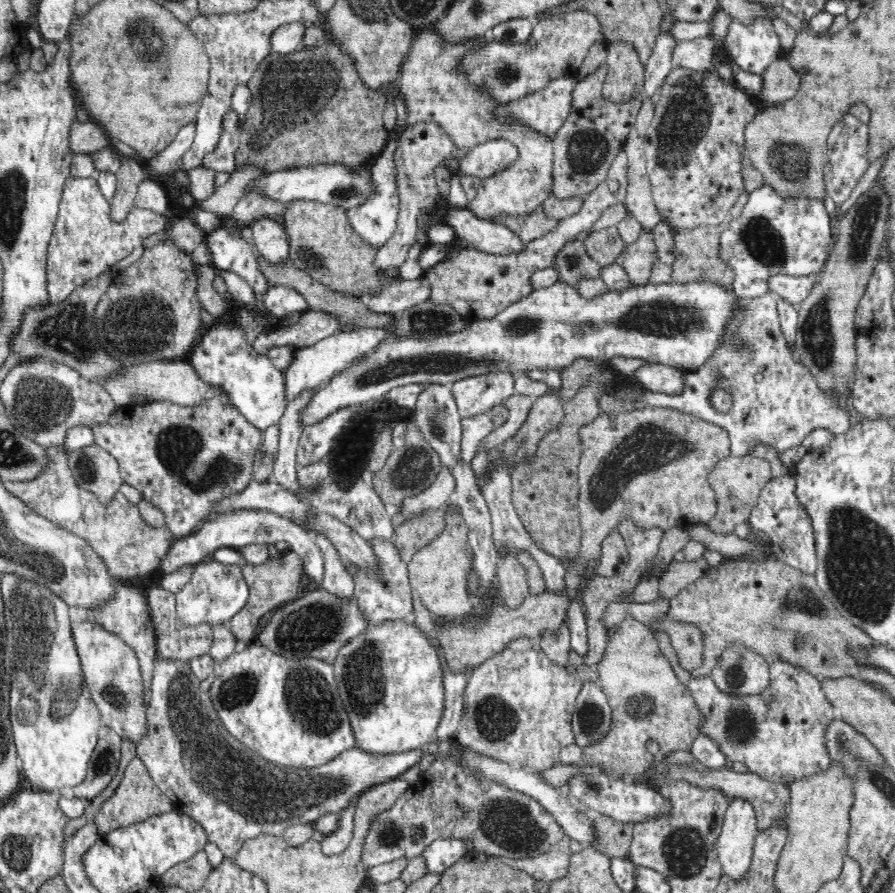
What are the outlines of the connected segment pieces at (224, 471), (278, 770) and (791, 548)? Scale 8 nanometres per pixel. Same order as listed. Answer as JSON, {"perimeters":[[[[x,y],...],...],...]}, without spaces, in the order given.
{"perimeters":[[[[218,395],[198,407],[181,406],[166,400],[118,406],[106,423],[92,430],[96,444],[118,461],[123,482],[134,486],[142,493],[143,500],[162,511],[166,525],[176,539],[200,530],[200,522],[206,520],[210,508],[218,500],[242,492],[250,484],[257,464],[256,450],[261,446],[263,435],[234,405]]],[[[157,659],[156,664],[153,667],[154,672],[151,686],[152,696],[150,696],[149,705],[148,708],[146,708],[148,728],[146,728],[146,736],[140,738],[136,743],[137,756],[143,760],[148,774],[152,777],[154,784],[160,789],[160,792],[170,799],[171,804],[174,806],[174,810],[178,810],[198,821],[199,824],[202,825],[204,831],[206,831],[206,839],[208,839],[208,842],[216,843],[216,845],[220,847],[220,850],[222,850],[224,857],[233,857],[248,839],[253,839],[262,835],[281,836],[290,826],[298,824],[311,825],[316,822],[322,814],[328,814],[328,812],[339,815],[340,810],[346,808],[346,806],[350,804],[350,798],[358,797],[361,793],[373,786],[384,784],[392,779],[400,778],[400,775],[403,772],[406,772],[406,770],[412,768],[412,766],[416,766],[416,764],[422,760],[422,756],[424,756],[425,748],[409,750],[405,753],[372,754],[356,747],[350,748],[350,750],[344,750],[342,754],[338,754],[334,760],[327,762],[325,765],[316,766],[310,769],[276,765],[267,761],[265,758],[262,758],[254,751],[250,751],[248,747],[245,747],[238,739],[230,734],[230,731],[219,719],[219,714],[209,698],[209,695],[202,692],[200,689],[201,681],[193,674],[189,661],[182,662],[174,659]]],[[[790,474],[766,482],[766,486],[760,490],[756,506],[750,512],[748,522],[770,538],[769,546],[774,558],[797,571],[811,575],[815,574],[817,566],[815,535],[810,515],[796,499],[795,486],[794,478]]]]}

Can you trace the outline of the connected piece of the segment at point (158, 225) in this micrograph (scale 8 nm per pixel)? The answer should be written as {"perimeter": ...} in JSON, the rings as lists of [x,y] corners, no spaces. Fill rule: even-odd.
{"perimeter":[[[69,175],[62,192],[56,224],[47,246],[46,290],[52,303],[66,300],[78,286],[90,278],[97,278],[132,250],[138,250],[146,238],[166,227],[168,219],[163,214],[134,205],[122,222],[116,222],[110,218],[111,205],[102,195],[96,176],[80,178]]]}

